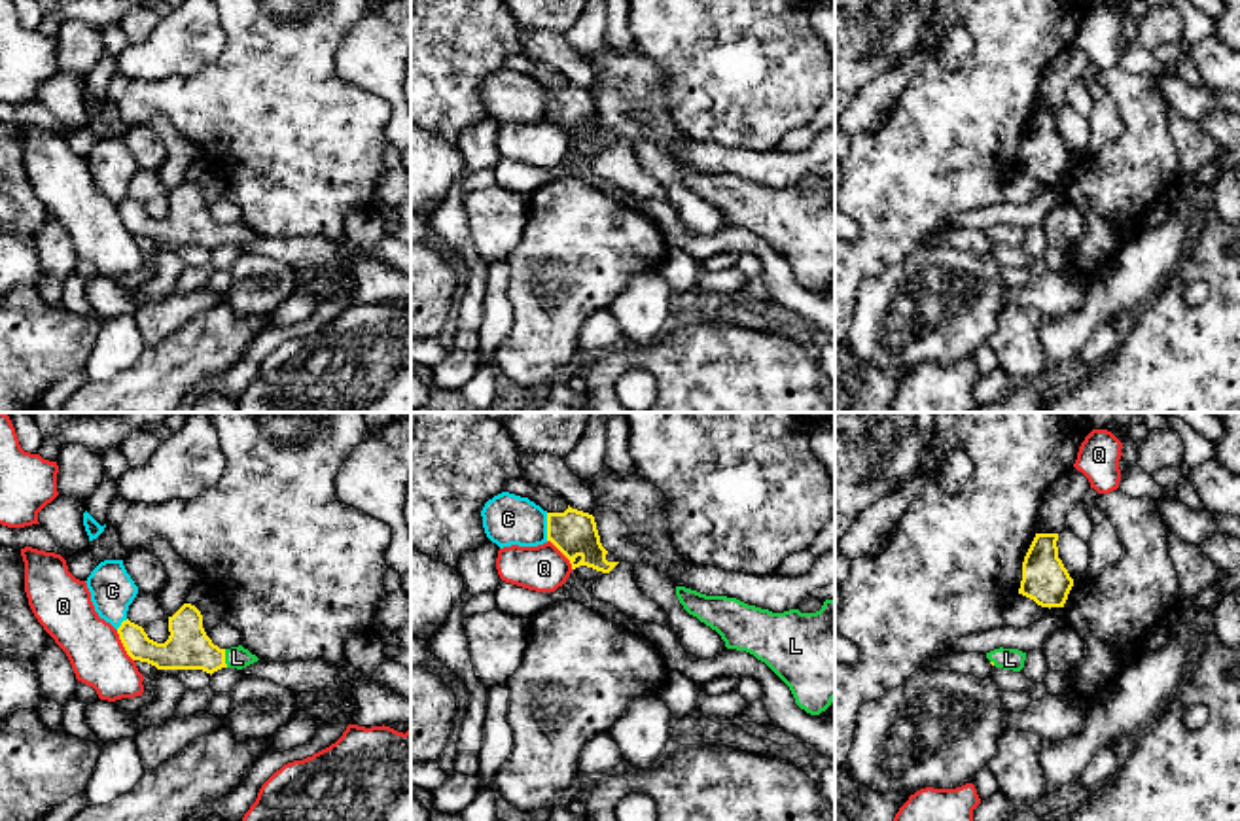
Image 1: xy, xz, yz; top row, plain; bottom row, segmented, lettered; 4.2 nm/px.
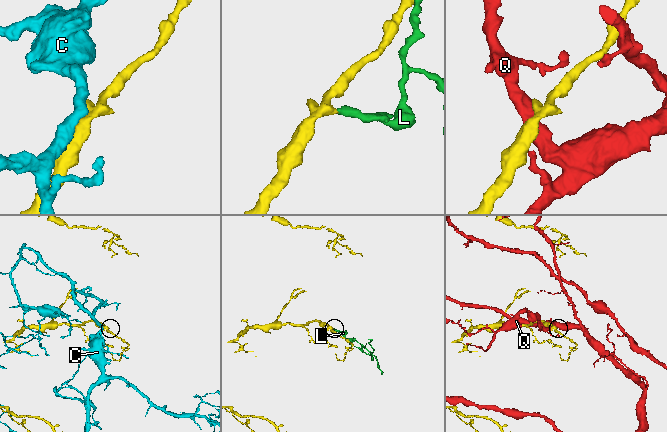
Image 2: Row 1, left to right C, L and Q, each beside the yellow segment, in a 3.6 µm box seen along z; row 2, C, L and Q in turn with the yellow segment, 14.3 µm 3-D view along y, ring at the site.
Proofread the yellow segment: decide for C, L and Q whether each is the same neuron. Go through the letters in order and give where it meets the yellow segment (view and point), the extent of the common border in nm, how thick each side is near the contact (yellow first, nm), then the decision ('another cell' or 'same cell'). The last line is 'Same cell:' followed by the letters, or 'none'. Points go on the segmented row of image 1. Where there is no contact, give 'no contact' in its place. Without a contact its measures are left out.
C: xz (548, 526) | 120 nm | 190/220 nm | another cell
L: xy (224, 659) | 80 nm | 190/100 nm | same cell
Q: xz (563, 553) | 170 nm | 190/200 nm | another cell
Same cell: L

